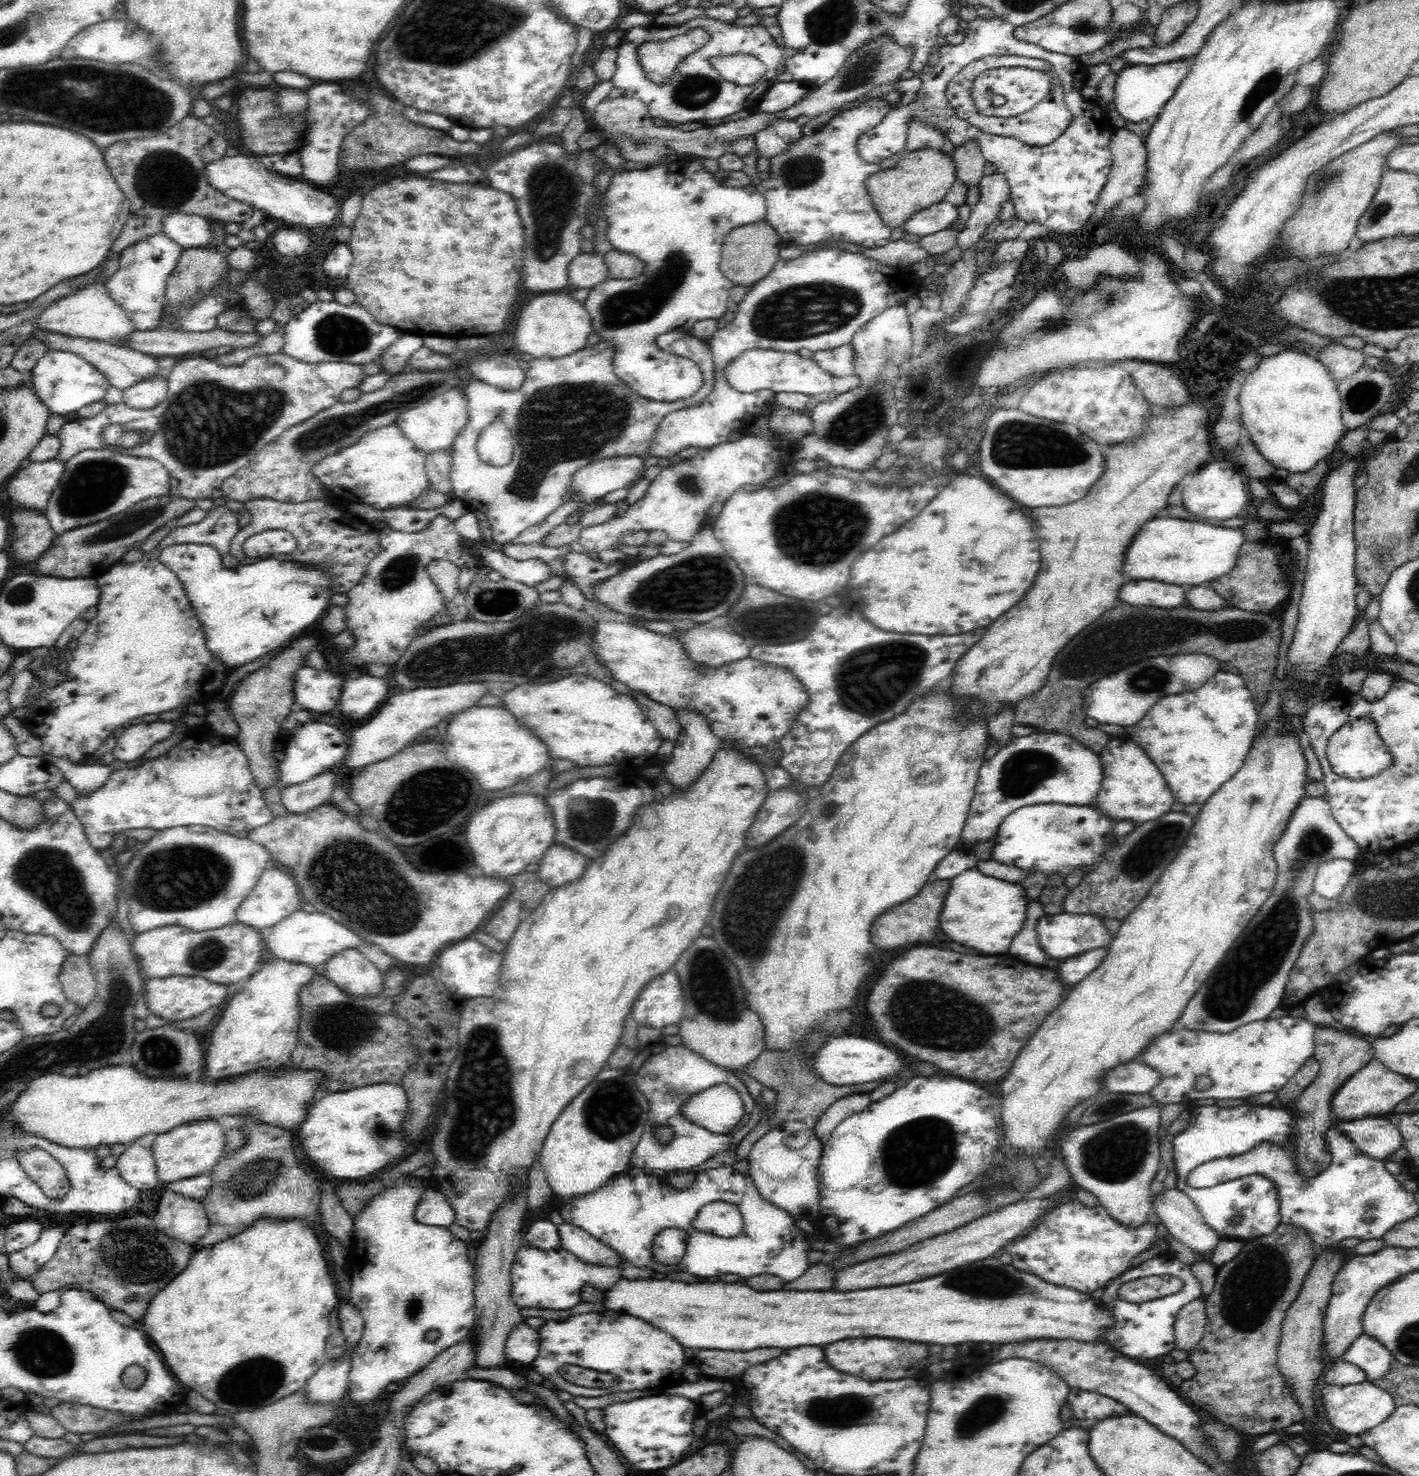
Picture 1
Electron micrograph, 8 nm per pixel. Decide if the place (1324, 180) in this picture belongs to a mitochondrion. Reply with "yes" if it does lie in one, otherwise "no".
yes

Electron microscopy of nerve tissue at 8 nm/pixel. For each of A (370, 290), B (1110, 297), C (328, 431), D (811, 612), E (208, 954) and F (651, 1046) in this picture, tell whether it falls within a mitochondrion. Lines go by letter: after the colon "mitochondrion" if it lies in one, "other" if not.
A: other
B: mitochondrion
C: mitochondrion
D: other
E: mitochondrion
F: other

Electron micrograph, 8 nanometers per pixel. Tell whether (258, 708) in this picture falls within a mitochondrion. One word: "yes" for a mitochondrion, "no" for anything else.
yes

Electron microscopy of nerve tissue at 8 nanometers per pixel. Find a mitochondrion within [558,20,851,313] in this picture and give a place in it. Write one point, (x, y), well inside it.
(692, 91)

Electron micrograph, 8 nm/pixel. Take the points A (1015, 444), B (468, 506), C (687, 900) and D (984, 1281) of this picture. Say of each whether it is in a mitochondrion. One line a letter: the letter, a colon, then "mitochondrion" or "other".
A: mitochondrion
B: other
C: other
D: mitochondrion

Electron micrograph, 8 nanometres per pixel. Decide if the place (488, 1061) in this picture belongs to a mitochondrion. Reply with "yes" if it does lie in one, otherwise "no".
yes

